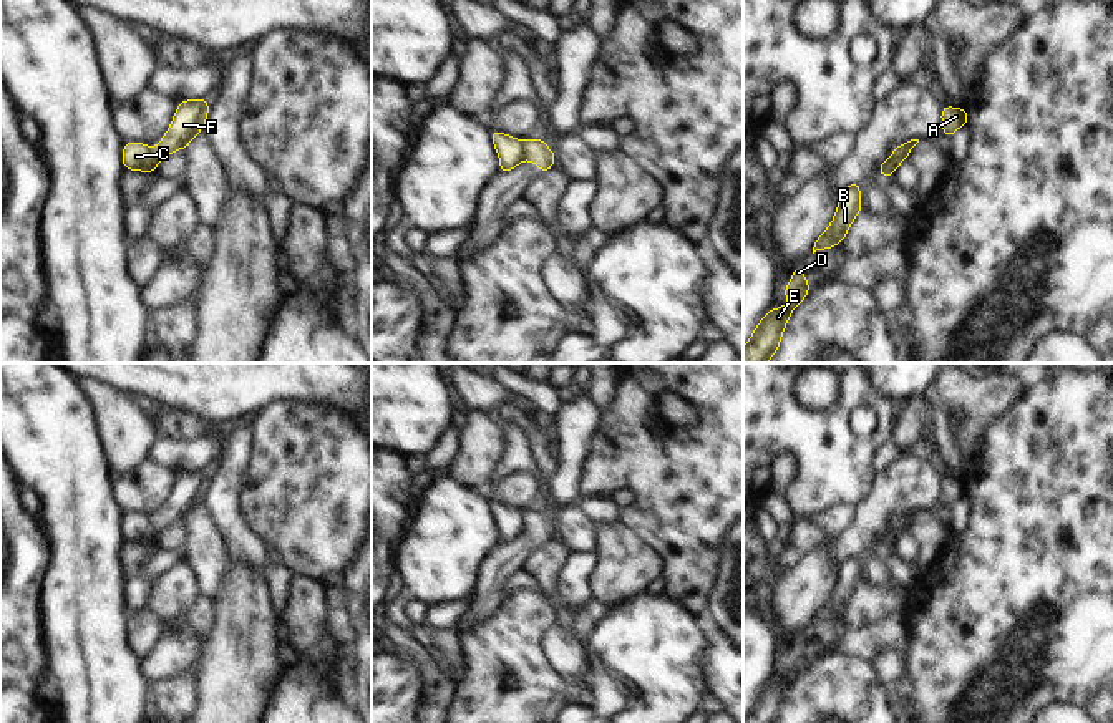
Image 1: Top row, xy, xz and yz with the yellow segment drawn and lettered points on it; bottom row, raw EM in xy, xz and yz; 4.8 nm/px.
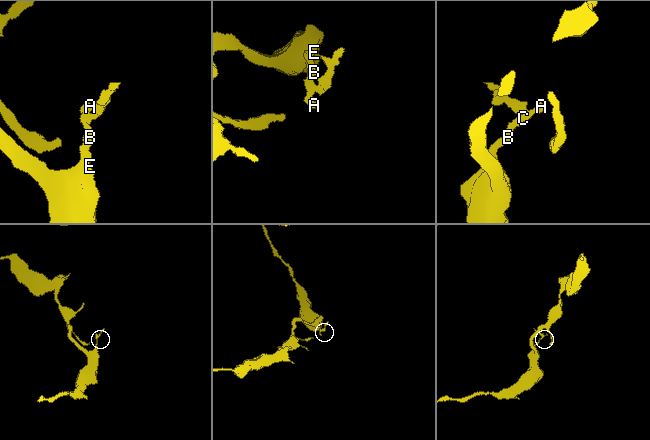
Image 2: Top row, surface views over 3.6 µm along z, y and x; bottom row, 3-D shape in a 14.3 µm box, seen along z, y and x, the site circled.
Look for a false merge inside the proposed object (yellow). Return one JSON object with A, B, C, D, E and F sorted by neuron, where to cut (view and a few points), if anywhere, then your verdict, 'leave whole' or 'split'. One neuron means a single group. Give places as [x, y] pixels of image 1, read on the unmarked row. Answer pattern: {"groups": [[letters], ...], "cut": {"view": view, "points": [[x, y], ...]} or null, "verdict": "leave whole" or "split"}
{"groups": [["A", "B", "C", "D", "E"], ["F"]], "cut": {"view": "xz", "points": [[523, 514], [526, 529]]}, "verdict": "split"}

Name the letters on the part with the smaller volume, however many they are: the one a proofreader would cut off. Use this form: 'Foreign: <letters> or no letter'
Foreign: F.

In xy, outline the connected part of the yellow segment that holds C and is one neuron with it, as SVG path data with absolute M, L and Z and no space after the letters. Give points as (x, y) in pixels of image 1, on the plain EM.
M124 514L123 517L123 541L154 544L158 539L158 529L153 521L143 514Z

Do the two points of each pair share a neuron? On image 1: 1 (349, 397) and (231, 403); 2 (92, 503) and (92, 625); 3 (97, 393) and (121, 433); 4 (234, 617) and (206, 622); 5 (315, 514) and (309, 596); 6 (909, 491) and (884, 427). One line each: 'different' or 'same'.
1: same
2: same
3: same
4: different
5: different
6: different

